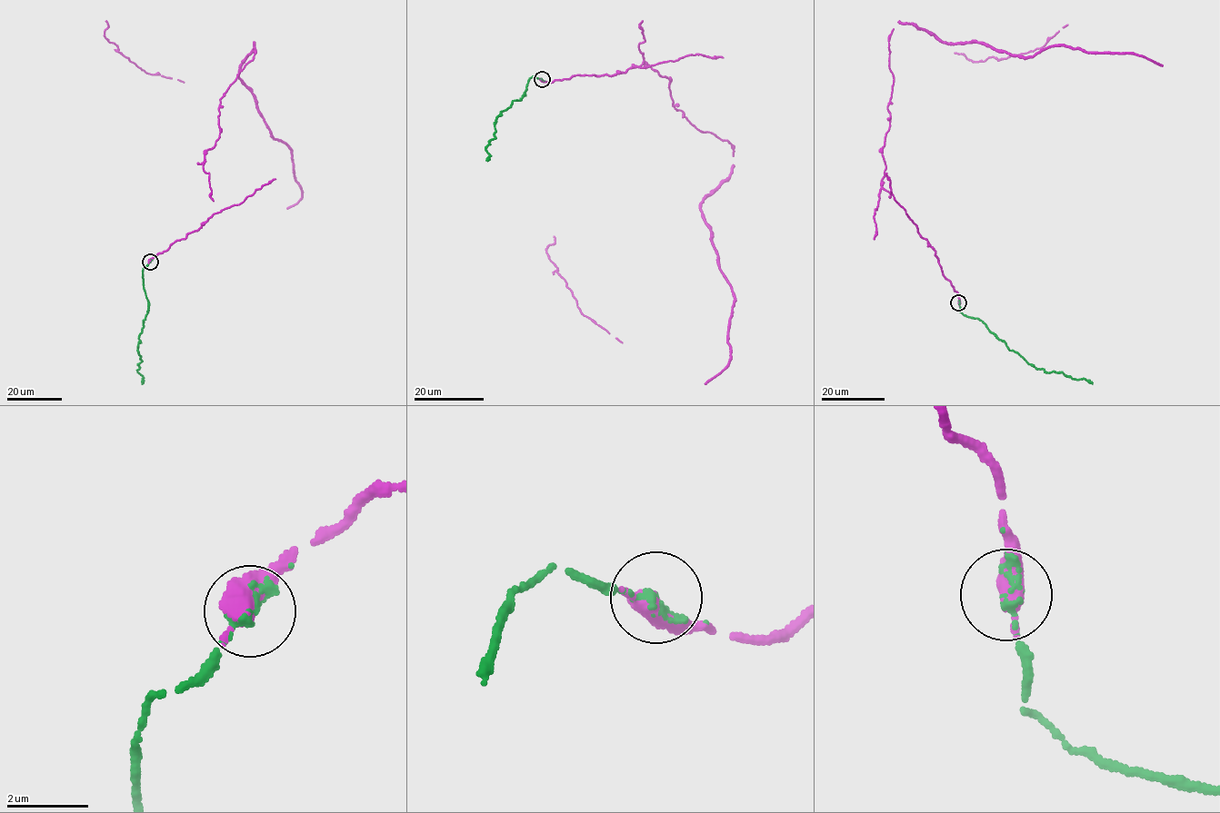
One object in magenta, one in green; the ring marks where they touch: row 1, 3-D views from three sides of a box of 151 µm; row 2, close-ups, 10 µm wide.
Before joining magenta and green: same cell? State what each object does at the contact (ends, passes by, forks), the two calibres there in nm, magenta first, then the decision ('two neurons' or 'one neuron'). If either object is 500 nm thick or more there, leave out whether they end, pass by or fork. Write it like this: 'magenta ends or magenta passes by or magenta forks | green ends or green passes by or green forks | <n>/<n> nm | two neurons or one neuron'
650/140 nm | one neuron

